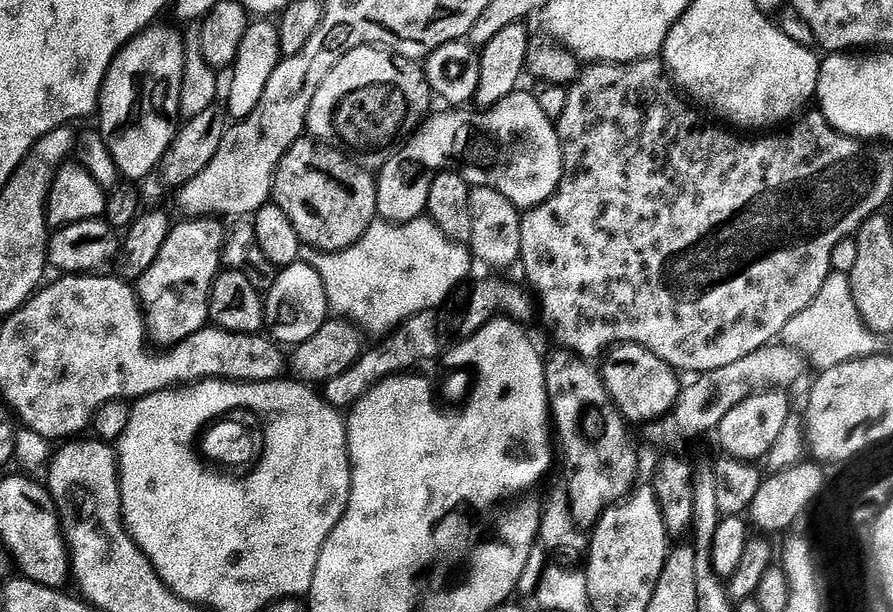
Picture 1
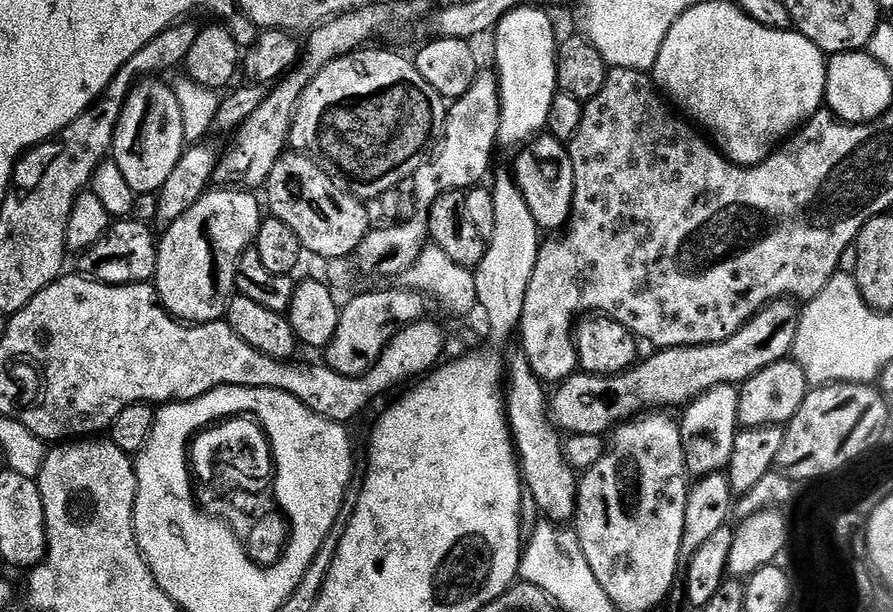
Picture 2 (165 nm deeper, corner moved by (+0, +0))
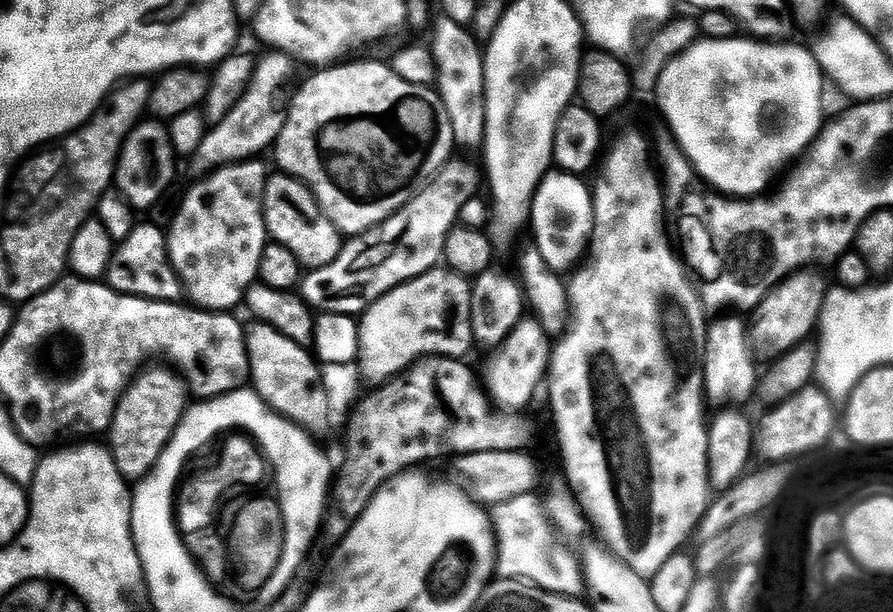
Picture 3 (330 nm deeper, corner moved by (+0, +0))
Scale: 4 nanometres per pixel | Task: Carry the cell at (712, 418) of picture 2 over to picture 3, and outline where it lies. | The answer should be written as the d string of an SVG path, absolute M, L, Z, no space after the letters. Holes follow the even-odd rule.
M728 314L725 320L713 319L708 325L706 334L706 346L704 347L704 394L709 405L713 409L724 410L735 400L748 396L757 391L758 371L757 361L750 347L750 332L739 320L739 315Z

